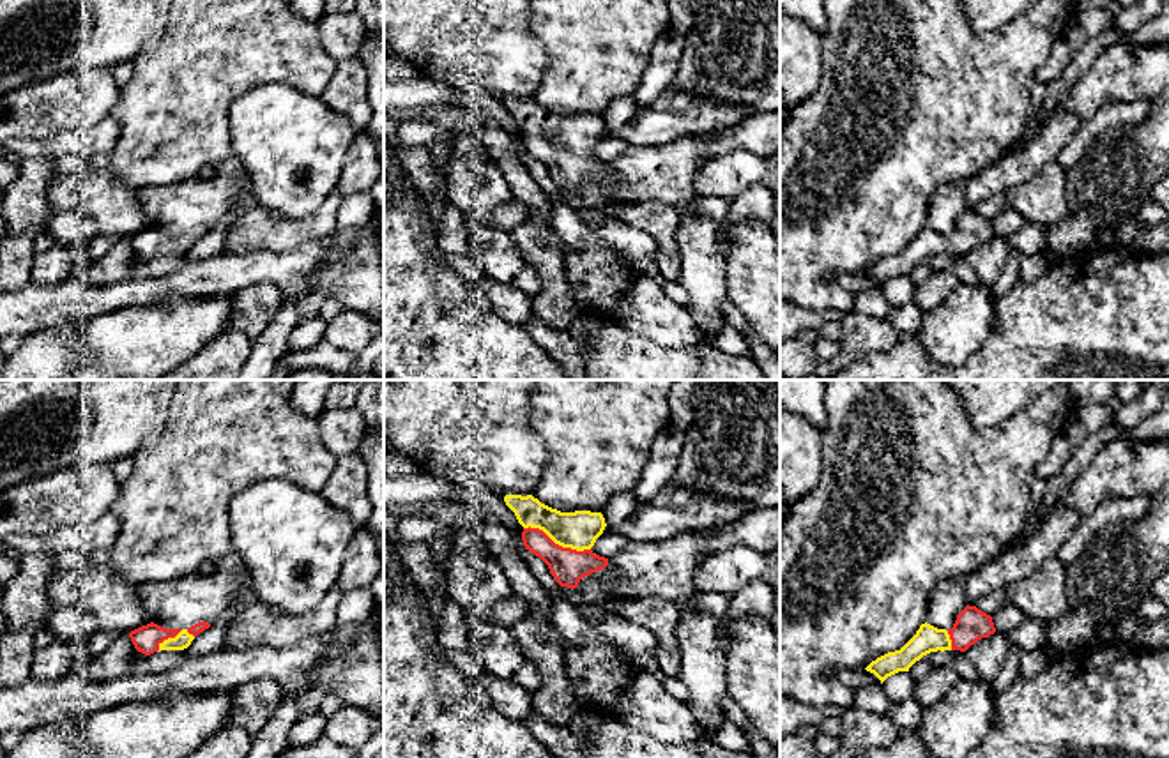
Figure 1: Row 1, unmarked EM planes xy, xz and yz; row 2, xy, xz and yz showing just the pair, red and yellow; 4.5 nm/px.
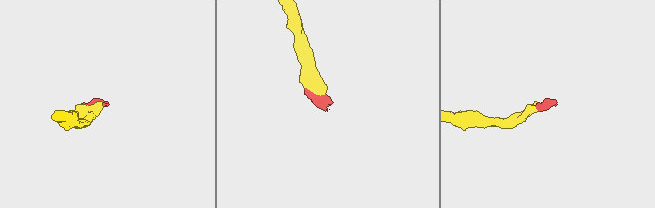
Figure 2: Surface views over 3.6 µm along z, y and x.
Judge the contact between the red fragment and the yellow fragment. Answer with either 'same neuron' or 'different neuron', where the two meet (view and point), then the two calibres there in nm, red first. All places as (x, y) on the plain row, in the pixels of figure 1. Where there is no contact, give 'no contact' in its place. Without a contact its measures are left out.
same neuron; meets red in xz at (557, 149); 160 nm thick on the red side, 180 nm on the other

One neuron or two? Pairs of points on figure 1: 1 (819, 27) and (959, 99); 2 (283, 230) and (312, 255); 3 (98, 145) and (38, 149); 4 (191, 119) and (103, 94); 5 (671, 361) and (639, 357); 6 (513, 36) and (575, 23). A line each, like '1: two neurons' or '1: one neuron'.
1: two neurons
2: two neurons
3: one neuron
4: two neurons
5: one neuron
6: two neurons

